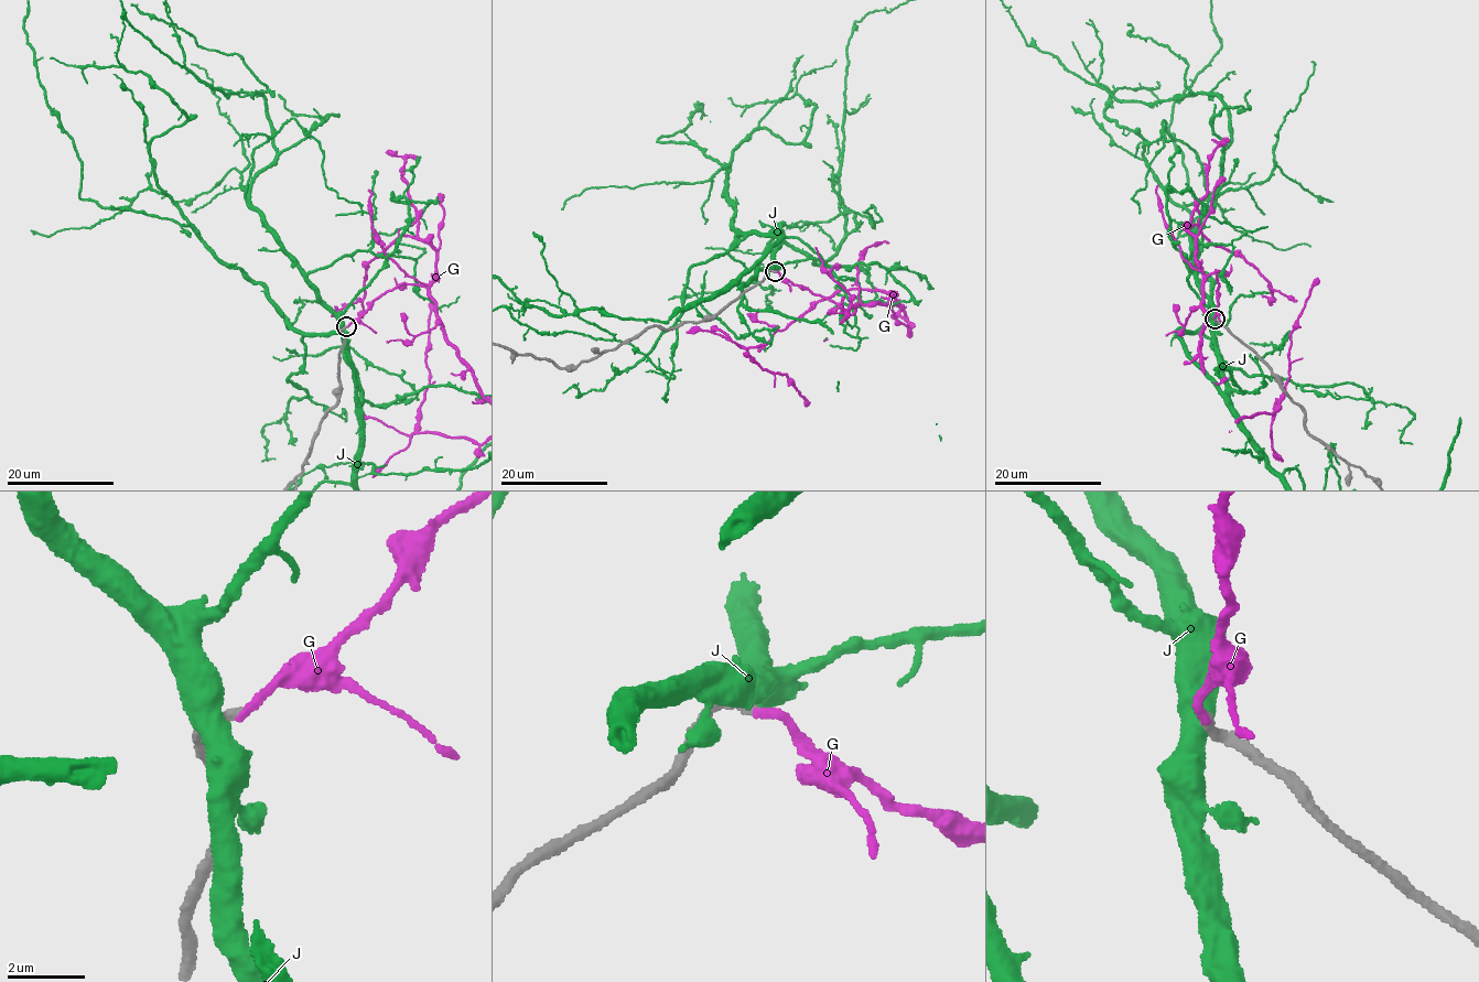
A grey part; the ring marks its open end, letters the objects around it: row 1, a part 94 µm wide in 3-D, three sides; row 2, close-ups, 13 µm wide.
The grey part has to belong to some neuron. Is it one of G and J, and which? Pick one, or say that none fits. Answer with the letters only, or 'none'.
none

